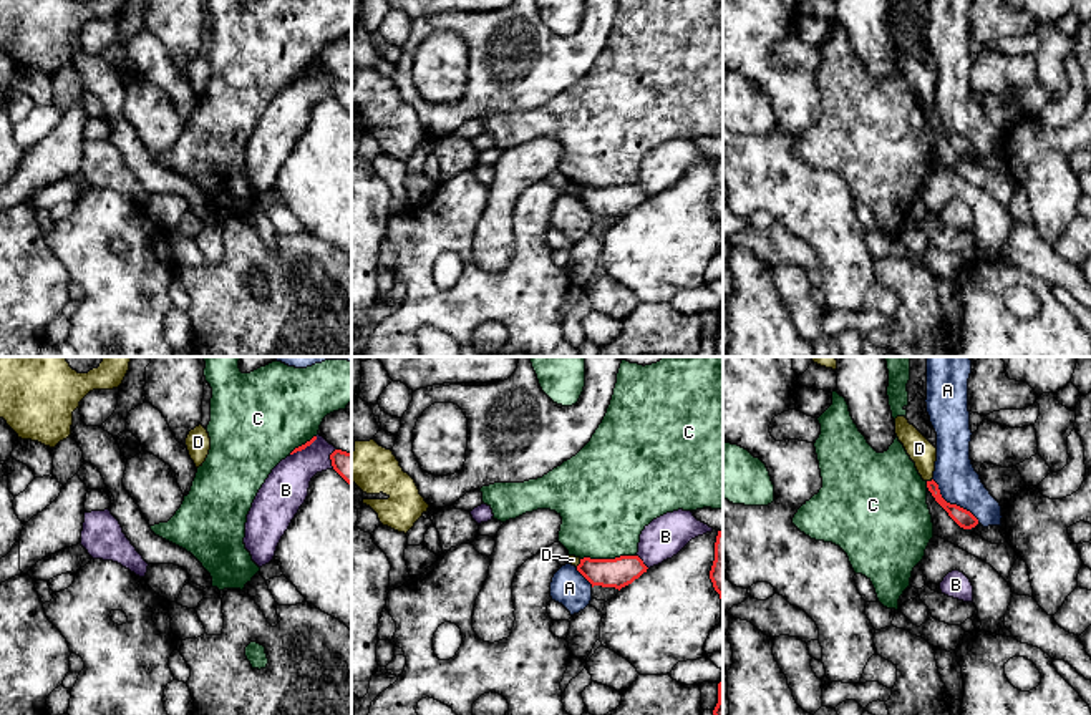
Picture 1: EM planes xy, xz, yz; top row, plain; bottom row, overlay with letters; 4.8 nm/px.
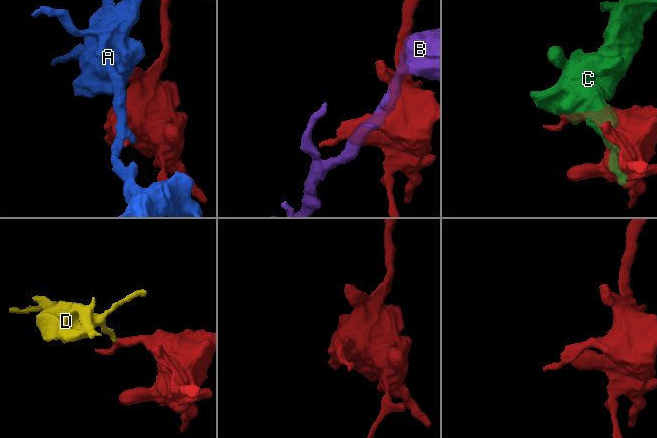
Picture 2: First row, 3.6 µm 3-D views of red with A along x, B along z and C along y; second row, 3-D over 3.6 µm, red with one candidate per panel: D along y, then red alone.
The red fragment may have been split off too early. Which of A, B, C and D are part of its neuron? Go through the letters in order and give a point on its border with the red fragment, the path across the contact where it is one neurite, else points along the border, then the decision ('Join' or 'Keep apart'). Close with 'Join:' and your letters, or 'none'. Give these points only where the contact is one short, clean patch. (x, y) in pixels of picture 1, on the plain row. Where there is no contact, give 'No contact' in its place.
A: Touches red at yz (952, 133). Keep apart
B: Touches red at xz (642, 189). Keep apart
C: Touches red at xz (607, 188). Keep apart
D: Touches red at yz (929, 110). Boundary: yz (932, 108), (927, 110). Keep apart
Join: none

